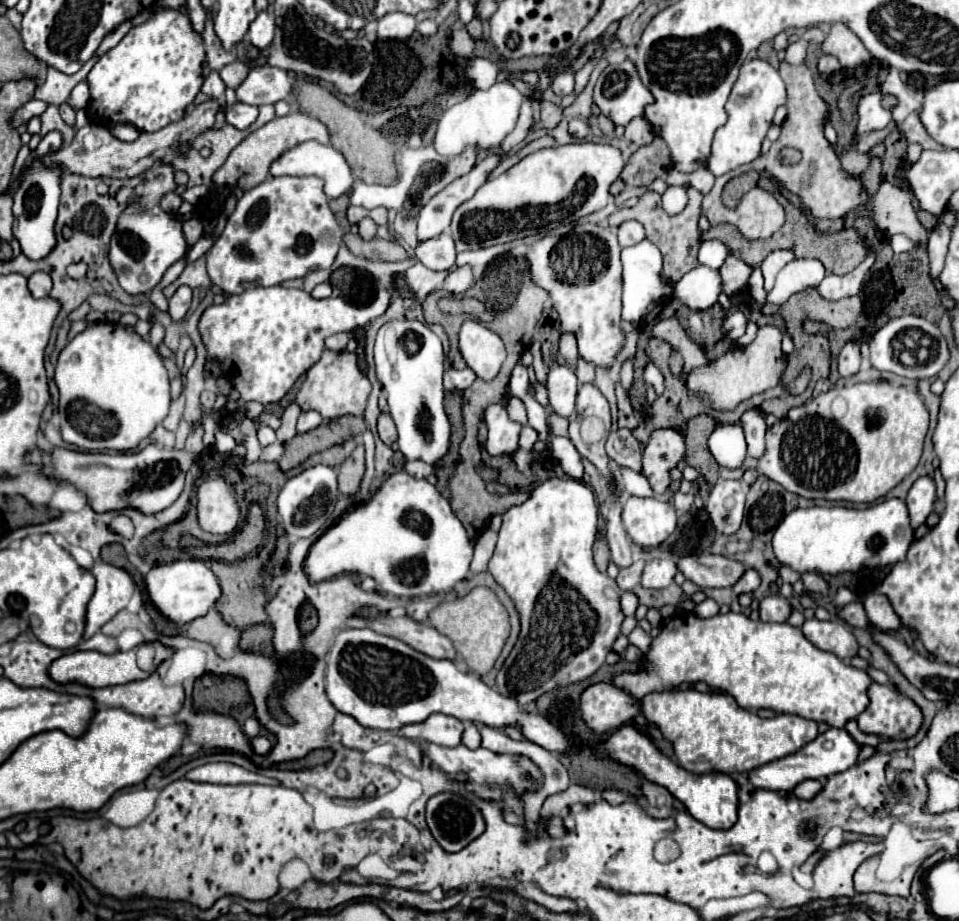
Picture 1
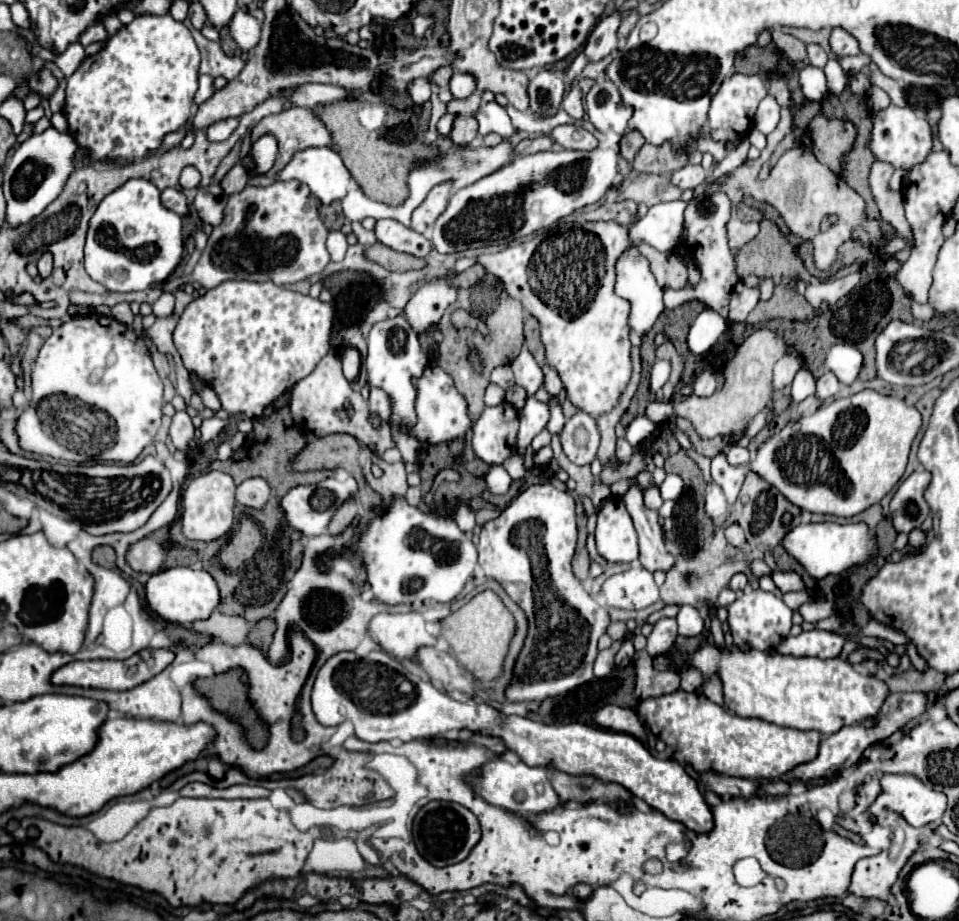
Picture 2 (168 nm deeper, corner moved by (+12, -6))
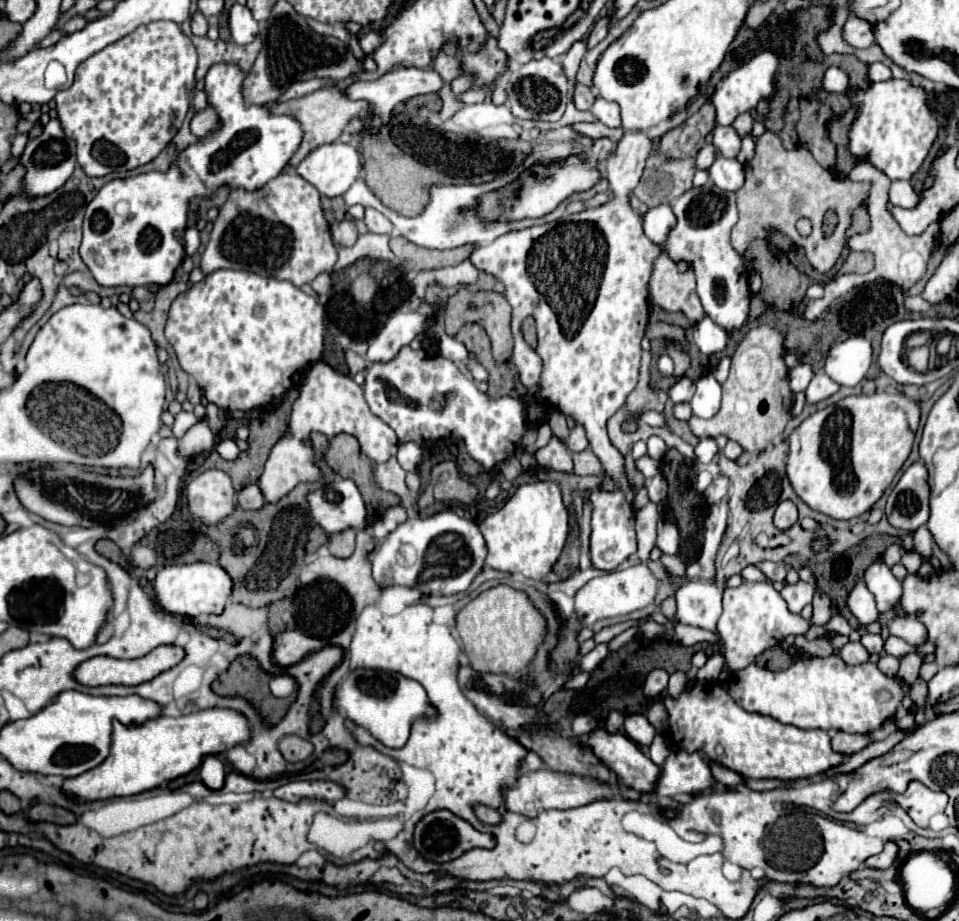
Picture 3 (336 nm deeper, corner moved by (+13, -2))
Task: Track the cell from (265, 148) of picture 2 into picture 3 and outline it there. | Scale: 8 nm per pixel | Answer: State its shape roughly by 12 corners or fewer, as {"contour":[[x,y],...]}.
{"contour":[[245,72],[205,76],[221,128],[167,172],[107,182],[81,258],[101,286],[165,286],[193,196],[257,190],[301,142],[245,106]]}

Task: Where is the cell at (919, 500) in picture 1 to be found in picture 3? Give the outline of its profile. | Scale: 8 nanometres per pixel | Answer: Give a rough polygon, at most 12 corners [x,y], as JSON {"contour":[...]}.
{"contour":[[923,462],[911,464],[887,498],[887,520],[915,532],[929,518]]}

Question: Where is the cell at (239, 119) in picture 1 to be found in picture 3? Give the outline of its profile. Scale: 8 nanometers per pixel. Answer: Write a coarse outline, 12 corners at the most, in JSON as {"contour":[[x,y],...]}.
{"contour":[[213,106],[195,114],[191,132],[205,138],[219,128],[219,116]]}

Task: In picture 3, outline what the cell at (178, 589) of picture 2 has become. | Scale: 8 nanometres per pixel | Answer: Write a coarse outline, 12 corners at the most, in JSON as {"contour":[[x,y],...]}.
{"contour":[[209,562],[166,565],[157,604],[195,618],[221,614],[233,582]]}

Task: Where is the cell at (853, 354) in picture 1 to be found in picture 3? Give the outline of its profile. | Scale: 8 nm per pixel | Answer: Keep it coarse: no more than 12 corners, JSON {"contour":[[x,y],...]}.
{"contour":[[817,370],[805,390],[807,402],[815,404],[839,390],[823,370]]}

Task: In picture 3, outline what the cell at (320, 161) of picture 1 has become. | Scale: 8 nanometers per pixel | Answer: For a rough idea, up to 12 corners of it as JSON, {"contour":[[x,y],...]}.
{"contour":[[319,146],[297,174],[323,196],[341,196],[359,176],[359,150]]}

